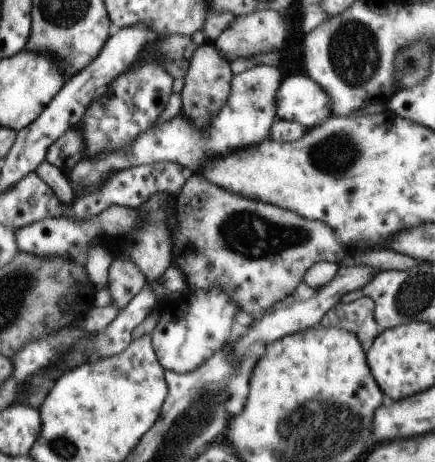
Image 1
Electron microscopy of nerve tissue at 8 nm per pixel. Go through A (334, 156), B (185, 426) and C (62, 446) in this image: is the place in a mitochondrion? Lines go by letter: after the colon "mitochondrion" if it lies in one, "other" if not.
A: mitochondrion
B: mitochondrion
C: mitochondrion

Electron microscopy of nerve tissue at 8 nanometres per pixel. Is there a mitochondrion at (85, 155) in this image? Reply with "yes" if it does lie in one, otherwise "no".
no

